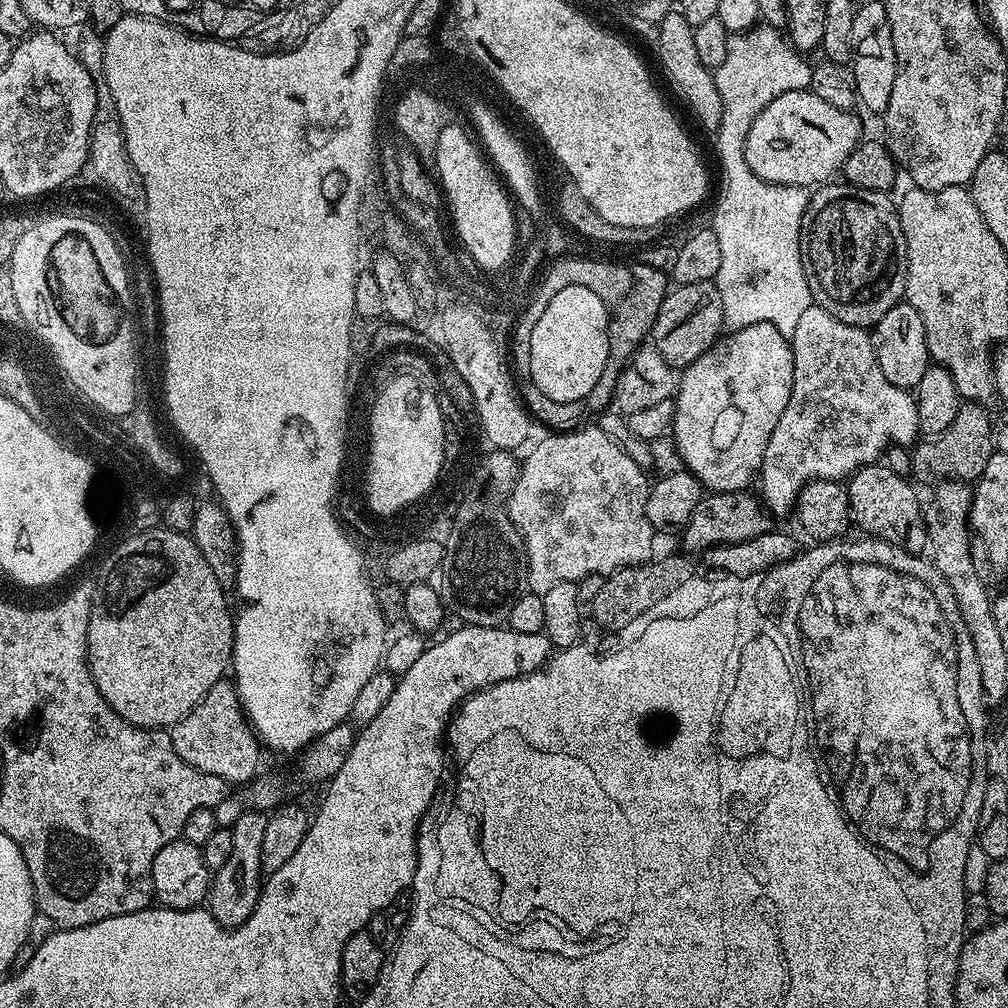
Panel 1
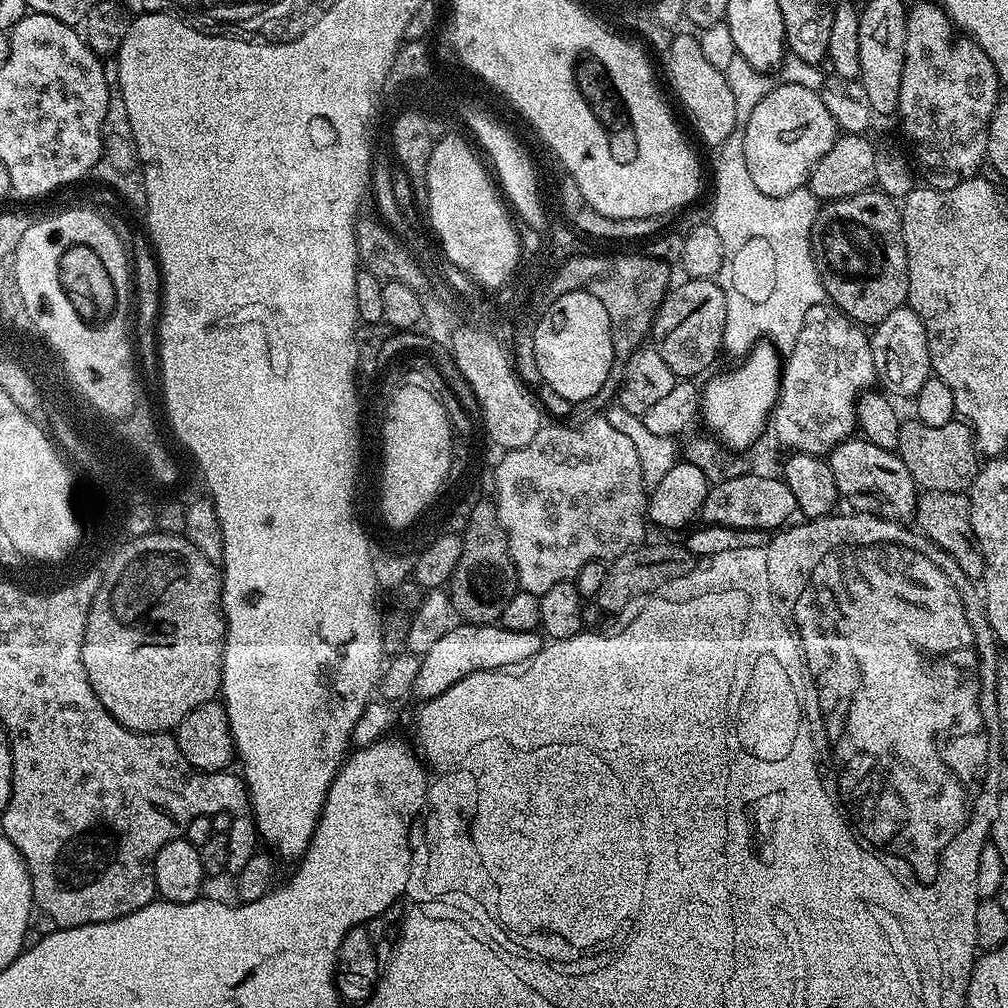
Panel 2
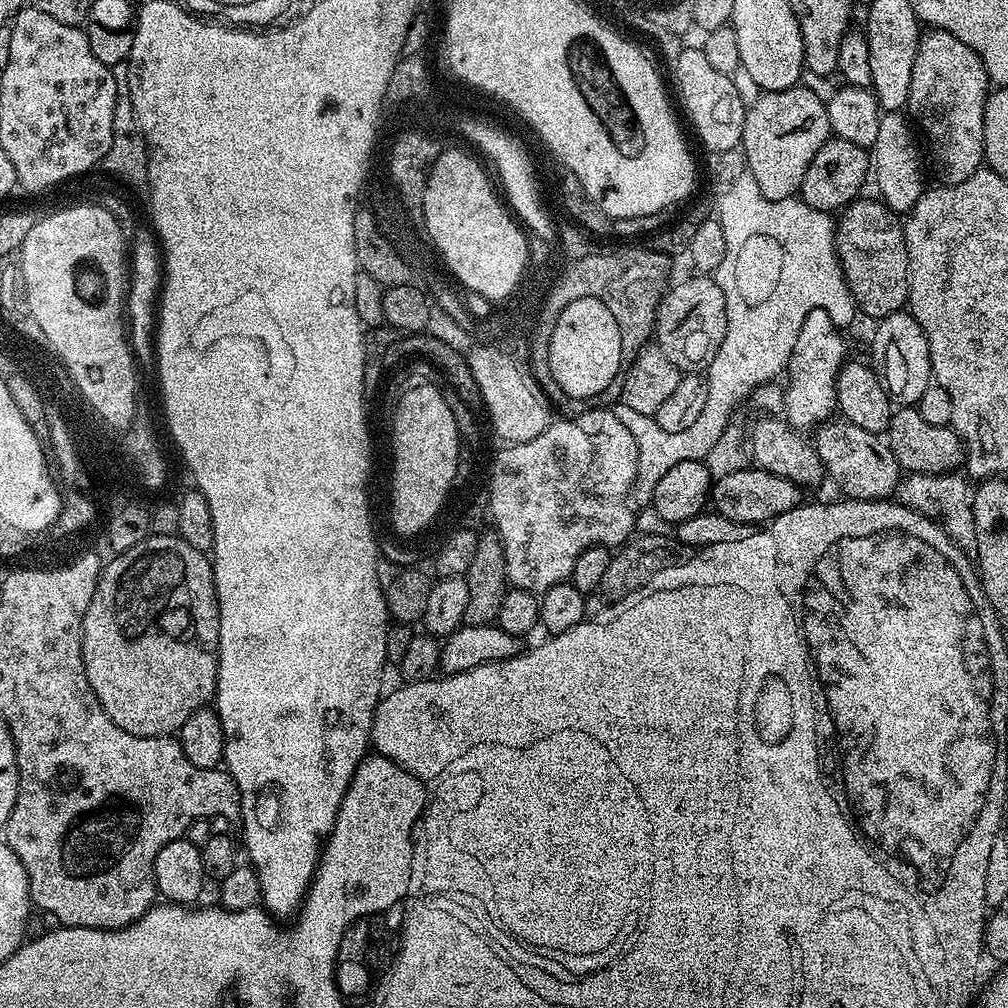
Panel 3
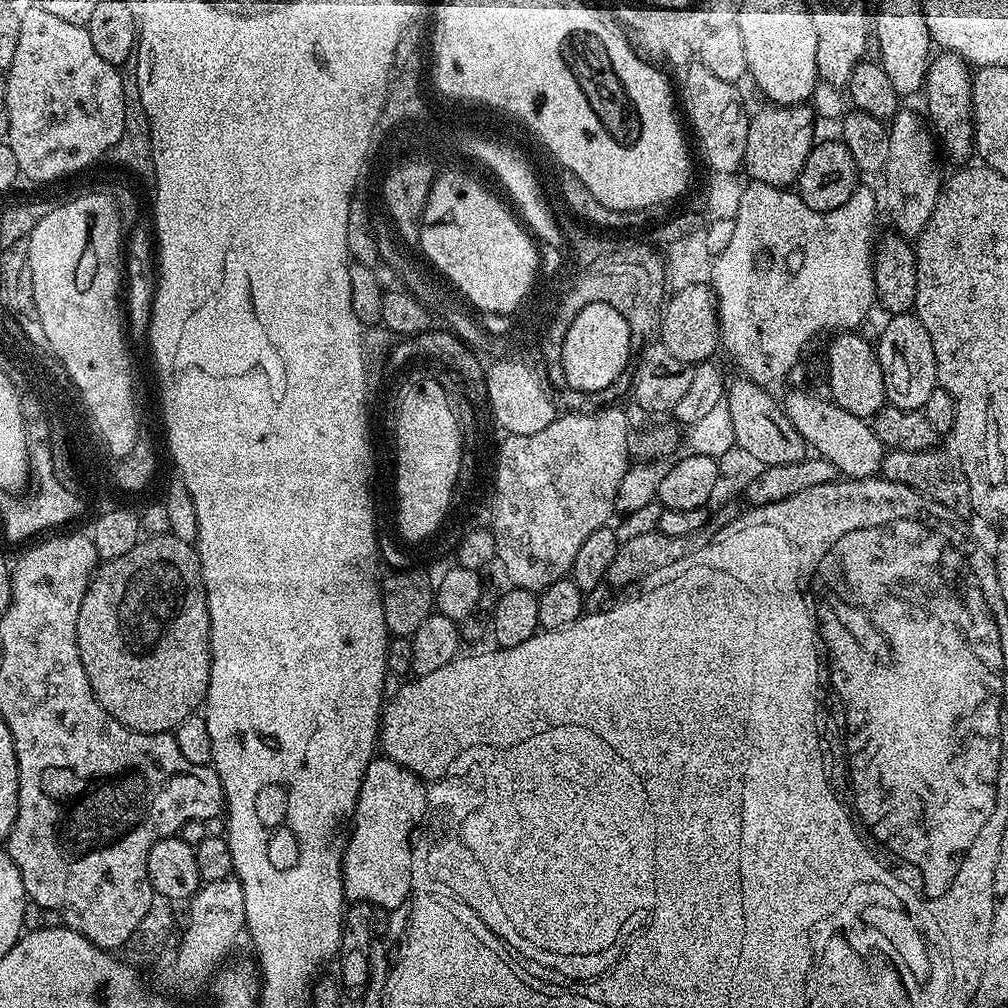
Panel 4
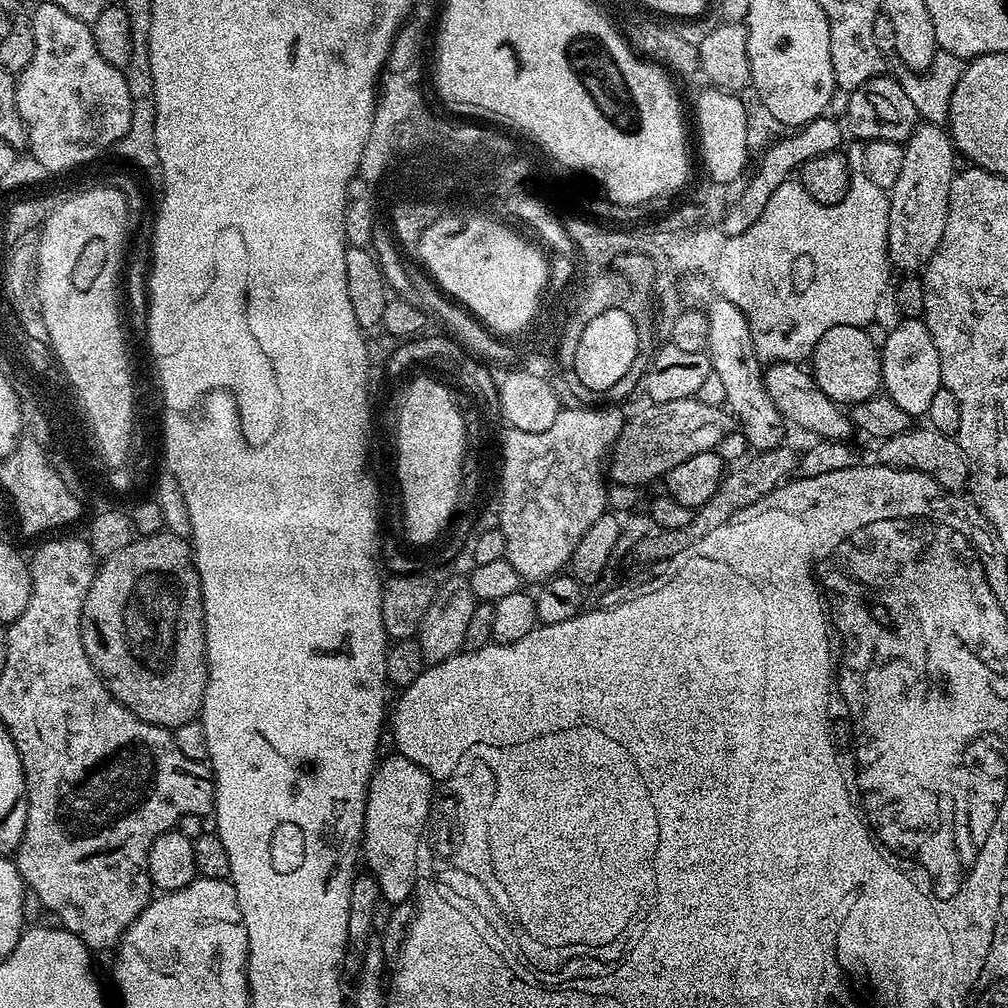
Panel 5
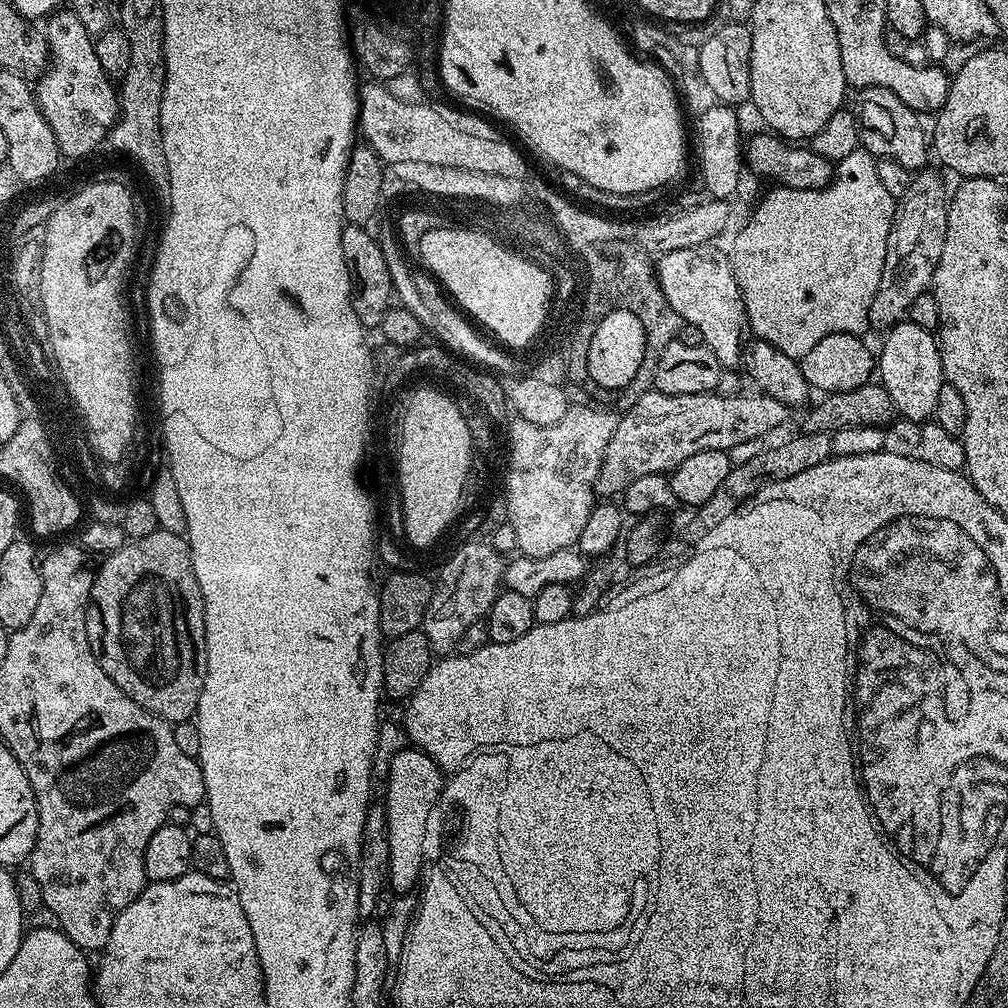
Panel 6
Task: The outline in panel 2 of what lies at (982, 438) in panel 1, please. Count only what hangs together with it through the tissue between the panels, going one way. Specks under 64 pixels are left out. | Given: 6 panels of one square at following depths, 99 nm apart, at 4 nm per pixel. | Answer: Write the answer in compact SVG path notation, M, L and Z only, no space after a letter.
M959 418L946 422L946 426L926 426L921 420L905 419L895 453L906 462L906 470L910 470L917 489L926 492L964 492L978 471L976 437Z

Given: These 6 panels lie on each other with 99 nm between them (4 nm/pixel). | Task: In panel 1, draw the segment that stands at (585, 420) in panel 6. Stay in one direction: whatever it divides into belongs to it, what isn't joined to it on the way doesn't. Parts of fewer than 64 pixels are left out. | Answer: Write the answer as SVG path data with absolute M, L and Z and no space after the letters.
M581 426L576 432L548 434L545 440L533 443L524 457L522 474L512 487L512 520L524 539L526 588L540 596L557 582L579 582L587 576L607 578L617 568L647 564L654 556L654 533L650 518L646 518L650 480L644 477L647 476L645 469L640 468L614 438L602 434L599 426L588 427Z

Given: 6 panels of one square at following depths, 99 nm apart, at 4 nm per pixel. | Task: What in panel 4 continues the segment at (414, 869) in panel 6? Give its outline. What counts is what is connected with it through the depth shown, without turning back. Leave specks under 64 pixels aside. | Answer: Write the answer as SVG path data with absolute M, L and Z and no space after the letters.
M374 758L370 766L366 766L366 774L358 790L356 815L350 828L348 846L344 849L344 894L349 901L391 910L411 897L410 866L414 833L421 827L427 810L428 790L425 781L416 773L387 758Z

